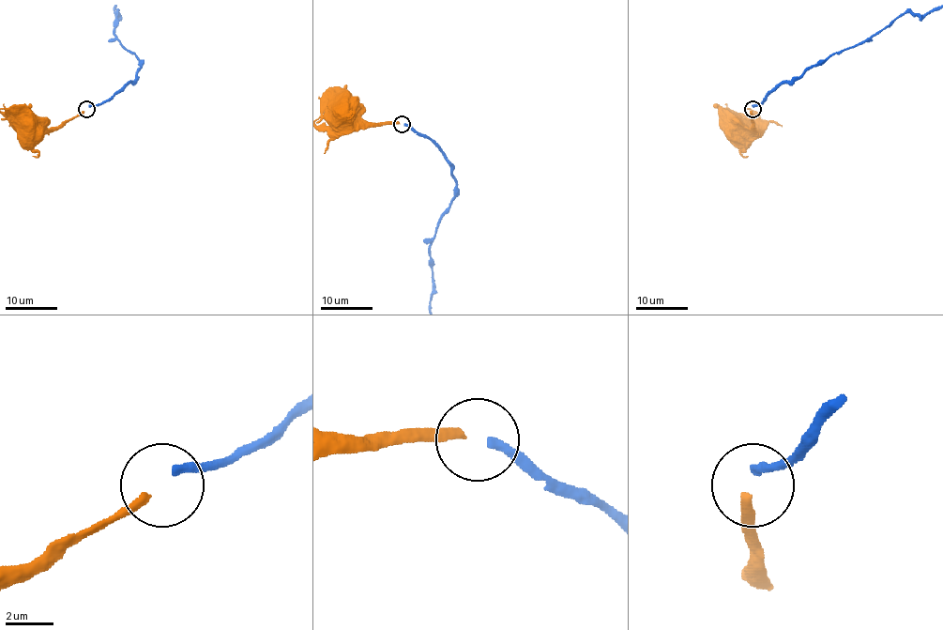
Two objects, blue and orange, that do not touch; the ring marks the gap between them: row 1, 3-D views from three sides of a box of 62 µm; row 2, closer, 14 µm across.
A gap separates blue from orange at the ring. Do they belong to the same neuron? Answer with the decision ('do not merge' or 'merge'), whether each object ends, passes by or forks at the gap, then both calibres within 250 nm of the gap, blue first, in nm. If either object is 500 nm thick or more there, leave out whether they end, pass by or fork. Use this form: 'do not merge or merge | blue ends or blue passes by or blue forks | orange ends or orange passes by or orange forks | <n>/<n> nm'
merge | blue ends | orange ends | 320/320 nm

